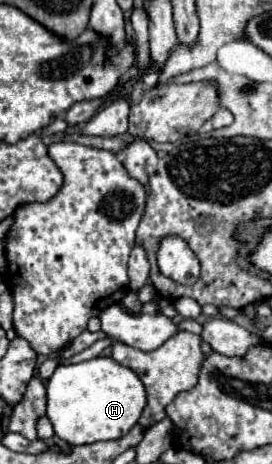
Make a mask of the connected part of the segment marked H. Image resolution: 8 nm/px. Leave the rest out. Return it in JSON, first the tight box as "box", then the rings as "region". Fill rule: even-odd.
{"box":[45,356,147,446],"region":[[[107,356],[57,366],[45,388],[47,418],[51,420],[57,438],[69,442],[71,446],[117,440],[137,424],[147,402],[143,382],[135,376],[135,372]]]}

